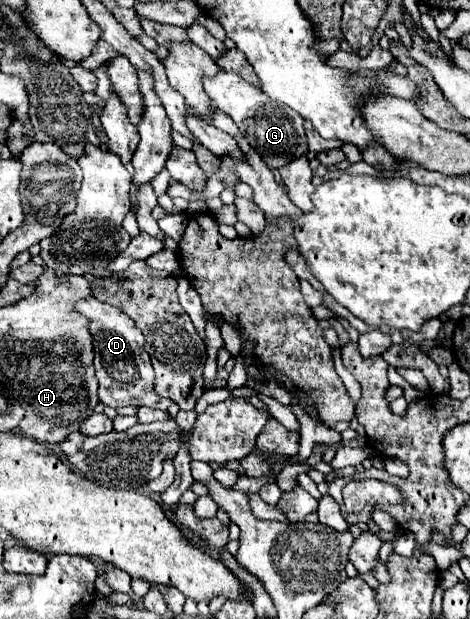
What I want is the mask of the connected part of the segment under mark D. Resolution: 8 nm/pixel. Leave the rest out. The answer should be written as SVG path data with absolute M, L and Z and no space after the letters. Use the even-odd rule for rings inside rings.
M87 296L79 300L75 304L75 312L81 312L85 318L89 318L89 332L93 336L93 348L95 348L93 360L95 360L95 376L99 382L99 392L97 392L99 402L111 408L119 408L119 406L159 408L171 414L171 418L175 418L179 410L178 406L163 404L165 400L155 394L151 360L149 360L149 354L143 352L145 338L137 330L135 322L119 308L99 302L95 296Z

